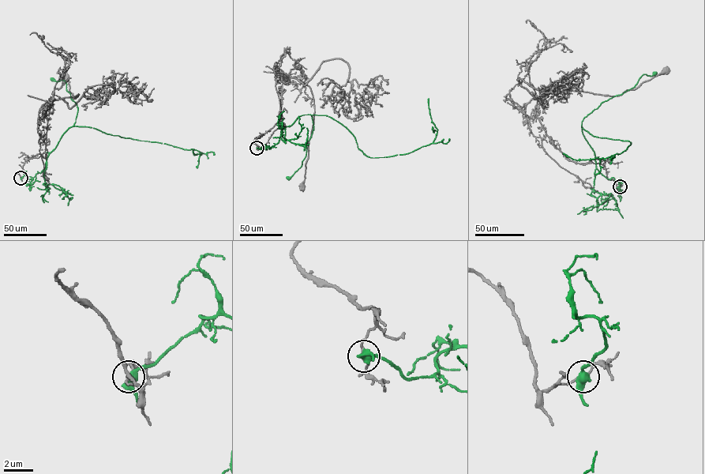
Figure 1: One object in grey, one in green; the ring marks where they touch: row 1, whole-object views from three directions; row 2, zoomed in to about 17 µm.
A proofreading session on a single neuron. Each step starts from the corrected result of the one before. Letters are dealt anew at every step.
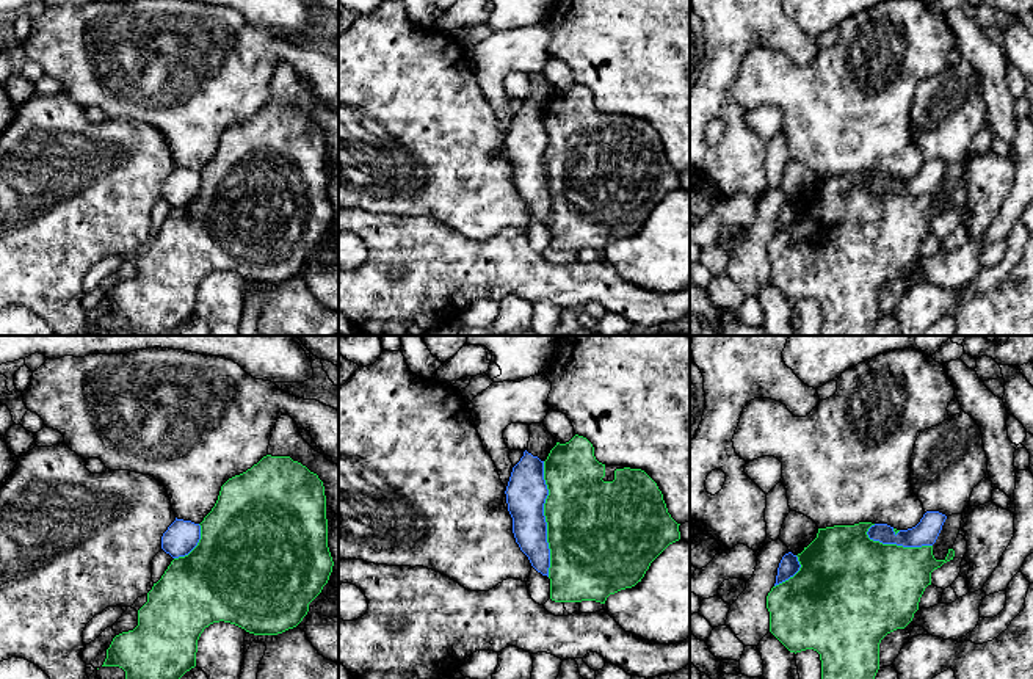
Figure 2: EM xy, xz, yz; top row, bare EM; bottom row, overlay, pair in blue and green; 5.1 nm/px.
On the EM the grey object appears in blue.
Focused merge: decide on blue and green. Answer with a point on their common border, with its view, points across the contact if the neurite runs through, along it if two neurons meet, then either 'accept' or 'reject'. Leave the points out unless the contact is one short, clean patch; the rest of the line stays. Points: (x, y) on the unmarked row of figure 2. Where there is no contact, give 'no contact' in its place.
xz (544, 168) | reject

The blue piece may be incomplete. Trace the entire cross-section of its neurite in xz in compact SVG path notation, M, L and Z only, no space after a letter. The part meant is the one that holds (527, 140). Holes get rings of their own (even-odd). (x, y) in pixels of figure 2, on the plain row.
M525 99L513 116L505 143L516 191L531 215L549 226L550 198L544 165L549 138L544 129L544 110Z

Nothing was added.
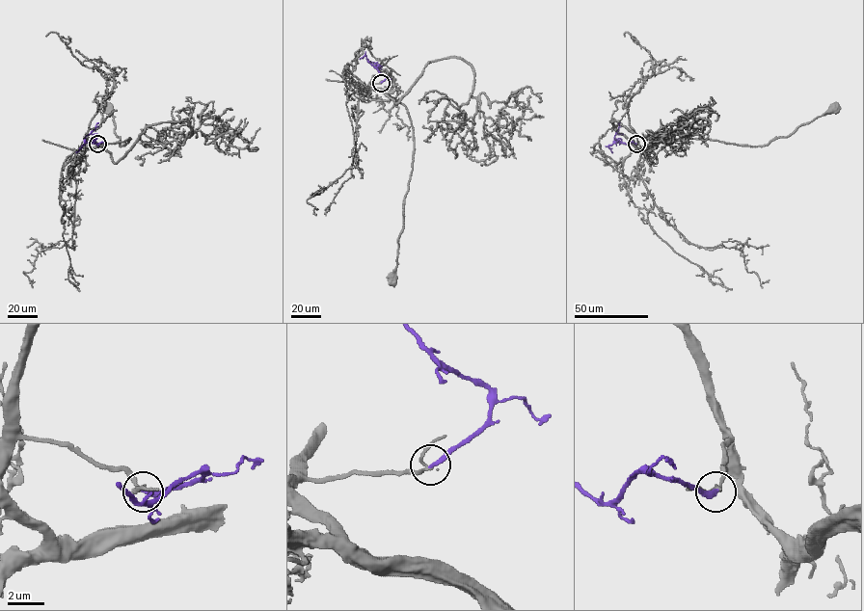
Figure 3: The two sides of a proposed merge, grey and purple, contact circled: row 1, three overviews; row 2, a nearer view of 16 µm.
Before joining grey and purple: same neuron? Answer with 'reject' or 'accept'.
accept

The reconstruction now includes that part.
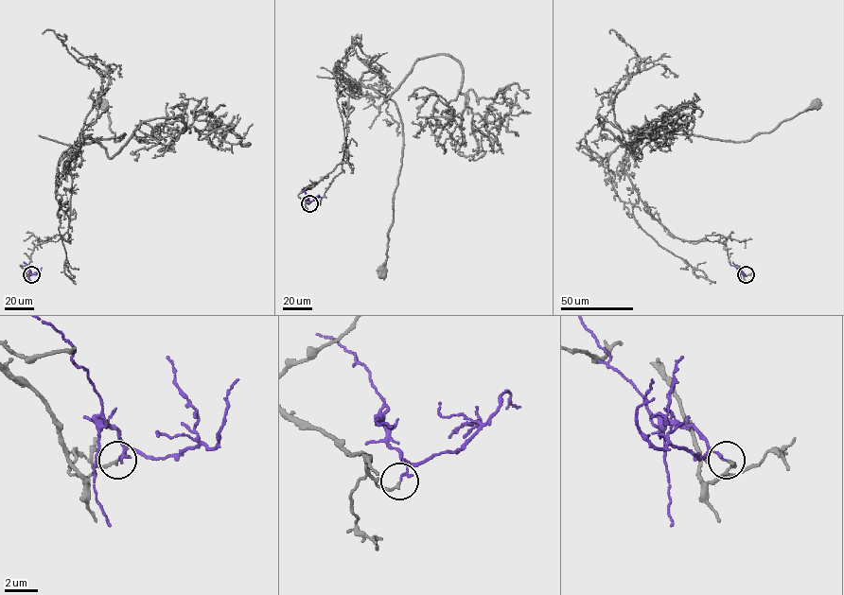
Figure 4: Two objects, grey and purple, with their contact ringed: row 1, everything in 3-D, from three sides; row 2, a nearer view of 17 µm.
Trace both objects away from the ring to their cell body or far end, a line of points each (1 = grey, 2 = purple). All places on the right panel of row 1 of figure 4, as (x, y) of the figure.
1: (746, 274), (725, 243), (680, 239), (650, 213), (624, 168), (625, 147), (666, 134), (747, 141), (814, 105)
2: (746, 274), (732, 262)

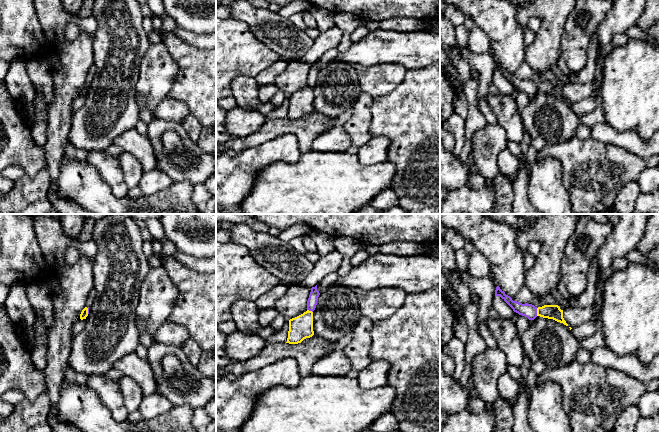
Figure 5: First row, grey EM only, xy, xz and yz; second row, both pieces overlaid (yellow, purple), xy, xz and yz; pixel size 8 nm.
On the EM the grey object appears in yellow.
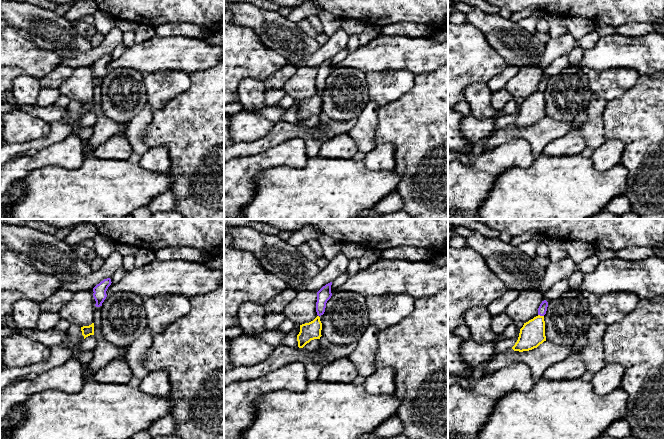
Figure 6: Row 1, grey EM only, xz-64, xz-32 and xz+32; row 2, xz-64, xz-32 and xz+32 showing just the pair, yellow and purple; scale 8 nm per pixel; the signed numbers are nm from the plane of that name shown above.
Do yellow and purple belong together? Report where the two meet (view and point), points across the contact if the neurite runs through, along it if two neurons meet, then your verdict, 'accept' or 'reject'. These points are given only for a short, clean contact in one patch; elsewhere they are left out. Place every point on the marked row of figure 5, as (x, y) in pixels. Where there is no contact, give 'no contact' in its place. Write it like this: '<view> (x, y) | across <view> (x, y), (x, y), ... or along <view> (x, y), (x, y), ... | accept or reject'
yz (537, 312) | along yz (536, 308), (537, 315) | reject

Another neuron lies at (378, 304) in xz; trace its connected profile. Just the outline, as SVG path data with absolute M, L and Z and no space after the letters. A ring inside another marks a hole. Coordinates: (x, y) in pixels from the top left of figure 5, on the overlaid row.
M382 288L371 291L354 289L361 316L376 323L389 318L405 304L407 293L397 288Z

